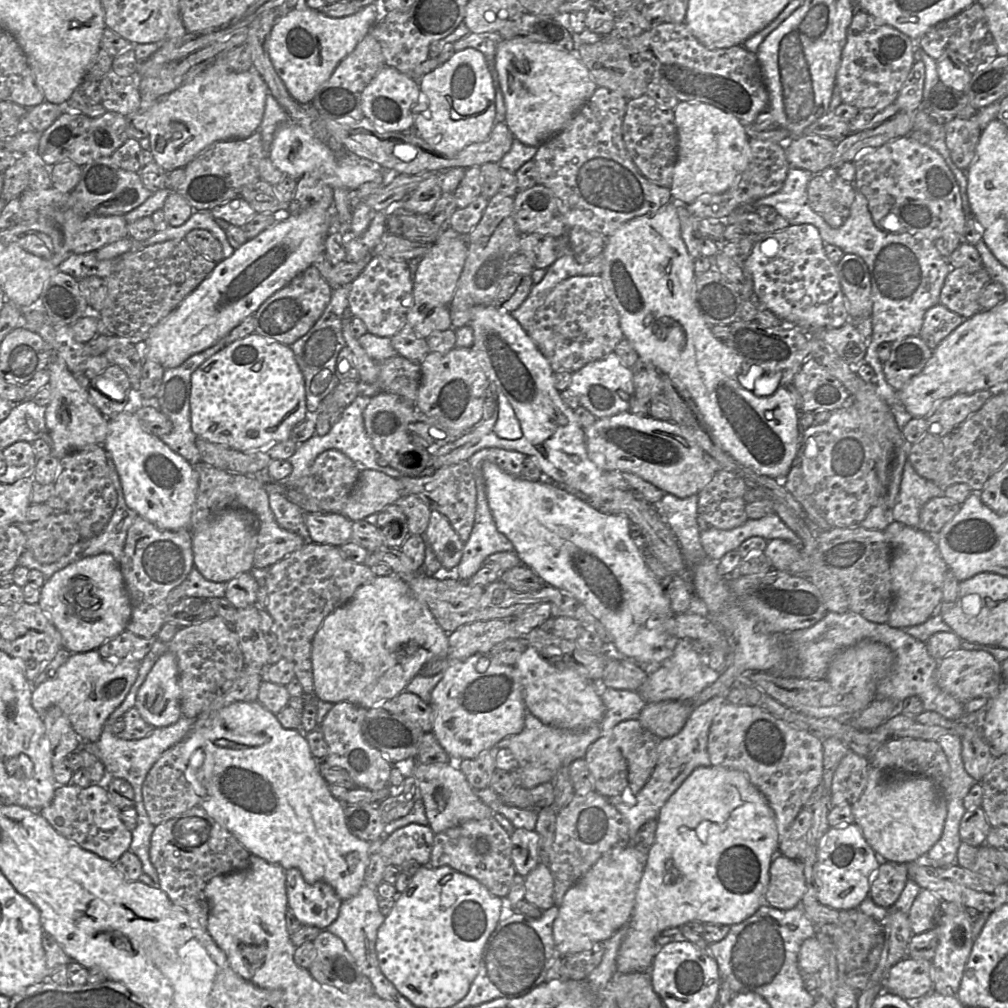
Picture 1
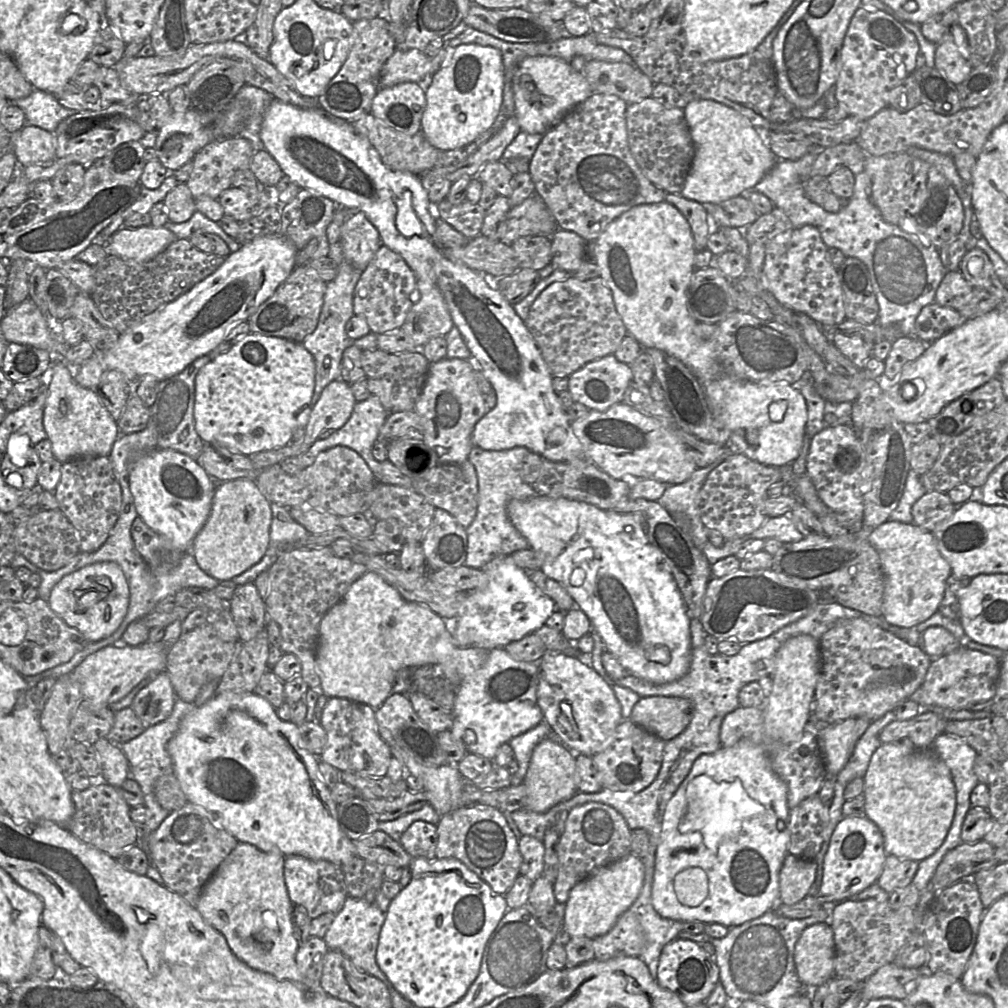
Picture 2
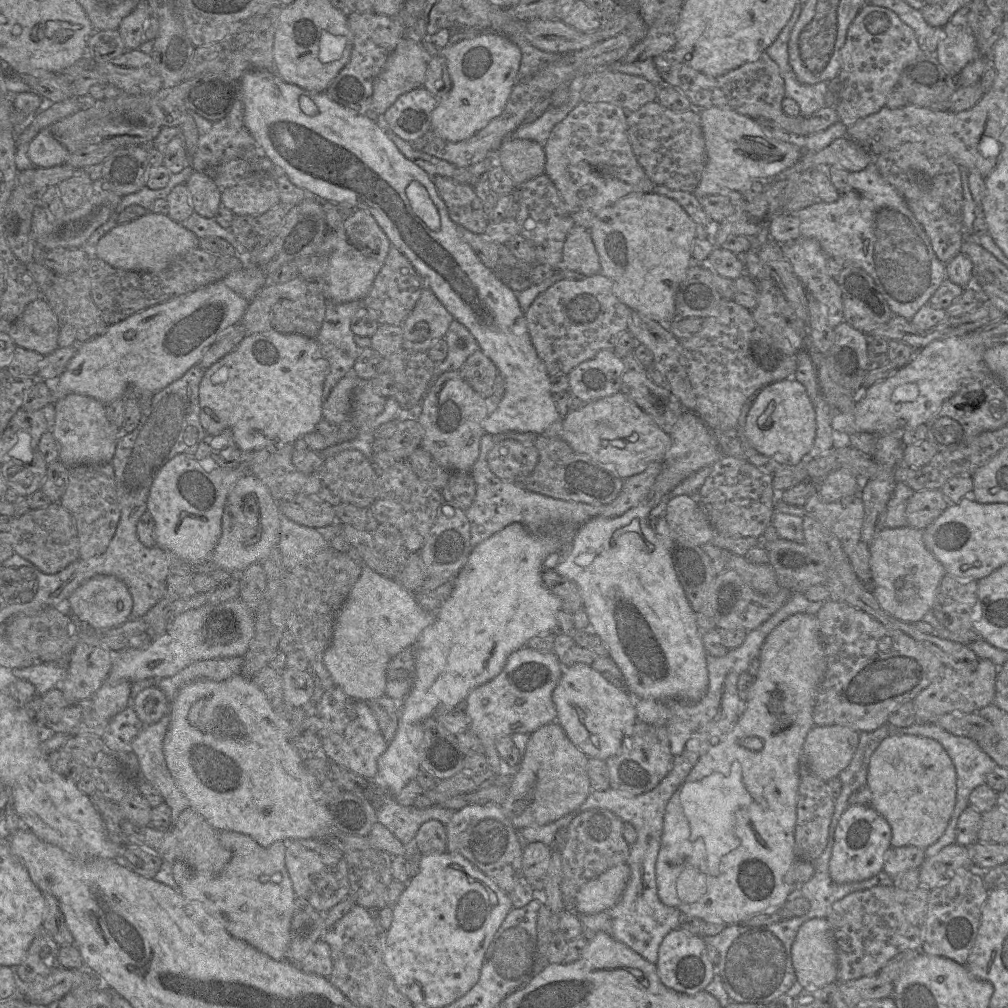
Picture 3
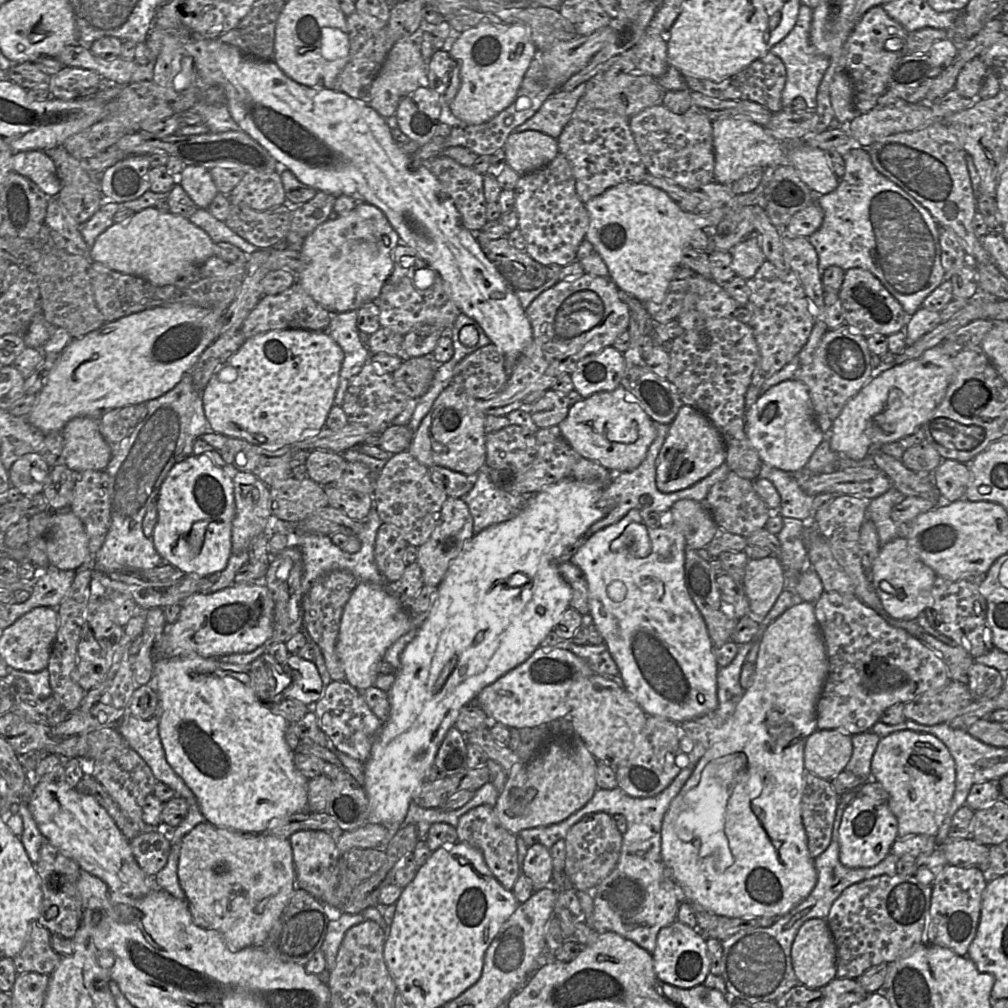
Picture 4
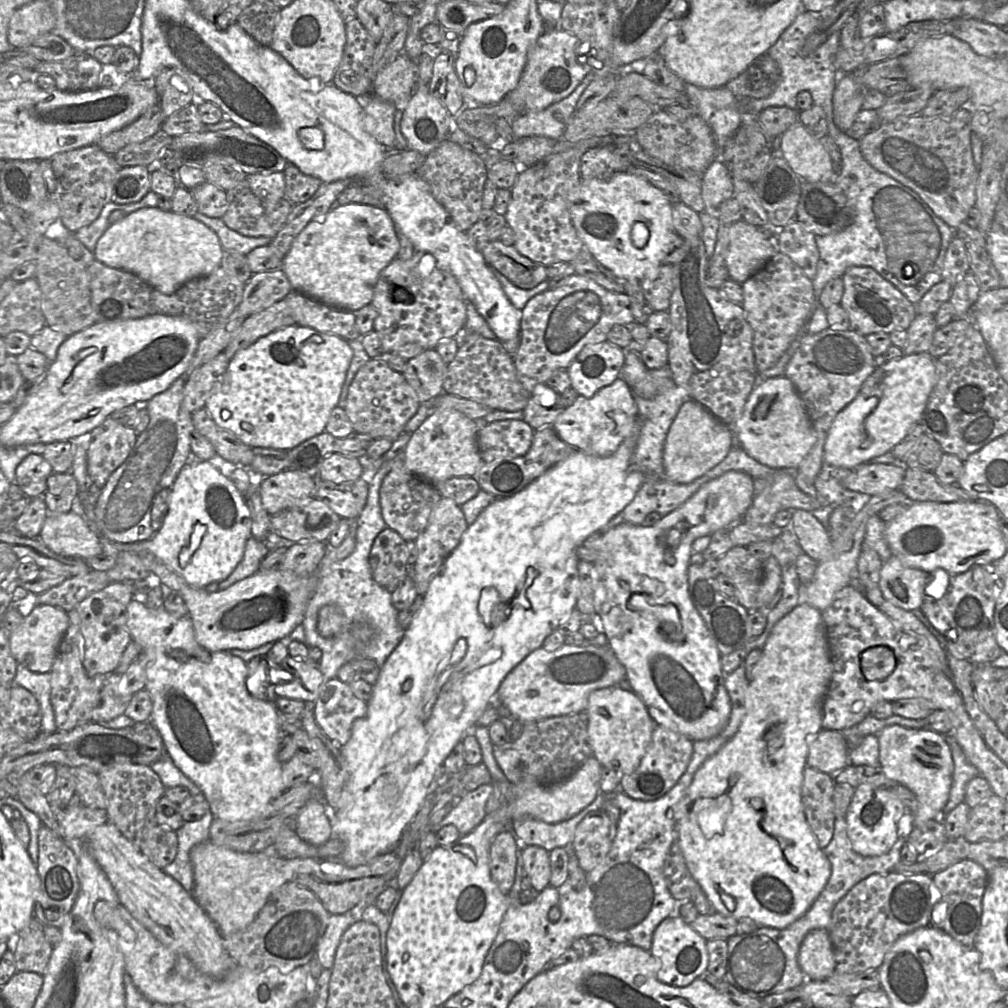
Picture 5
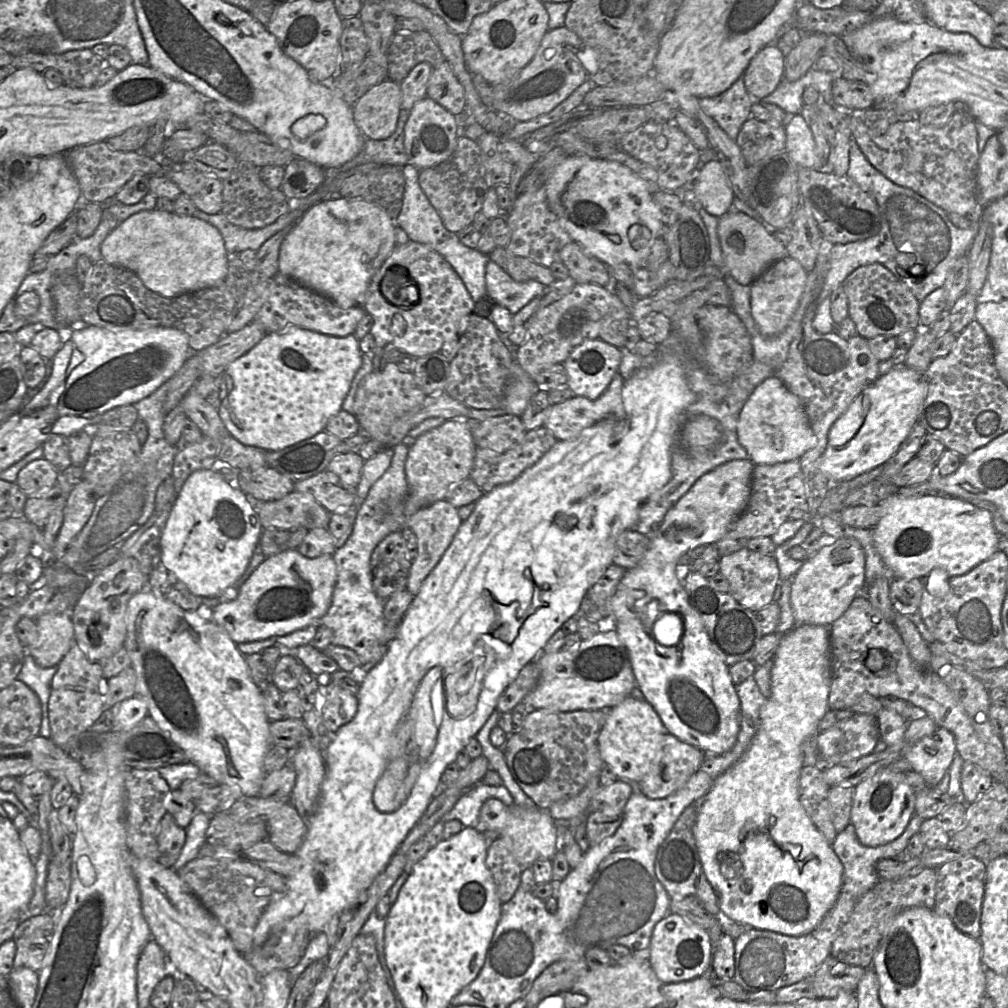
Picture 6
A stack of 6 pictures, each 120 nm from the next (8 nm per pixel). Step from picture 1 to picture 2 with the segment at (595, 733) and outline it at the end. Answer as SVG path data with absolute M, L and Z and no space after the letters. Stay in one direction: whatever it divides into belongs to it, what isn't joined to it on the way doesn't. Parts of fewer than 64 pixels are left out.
M542 722L508 742L514 751L515 760L518 762L517 772L511 775L511 785L517 786L523 783L534 748L549 737L554 737L552 731L545 722Z

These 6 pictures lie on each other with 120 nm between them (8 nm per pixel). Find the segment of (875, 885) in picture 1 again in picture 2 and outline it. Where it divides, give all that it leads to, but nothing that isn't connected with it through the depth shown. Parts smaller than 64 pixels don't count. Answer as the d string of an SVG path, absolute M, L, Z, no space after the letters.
M887 855L883 870L876 882L885 892L891 894L912 883L918 866L918 861Z

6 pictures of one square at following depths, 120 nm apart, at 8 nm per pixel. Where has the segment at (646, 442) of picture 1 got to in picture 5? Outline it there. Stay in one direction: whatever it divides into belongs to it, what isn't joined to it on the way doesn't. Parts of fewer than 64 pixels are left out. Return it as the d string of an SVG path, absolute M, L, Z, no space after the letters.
M620 376L611 385L597 391L591 398L579 395L551 426L565 443L576 450L598 457L609 457L633 433L637 421L638 408L633 391Z

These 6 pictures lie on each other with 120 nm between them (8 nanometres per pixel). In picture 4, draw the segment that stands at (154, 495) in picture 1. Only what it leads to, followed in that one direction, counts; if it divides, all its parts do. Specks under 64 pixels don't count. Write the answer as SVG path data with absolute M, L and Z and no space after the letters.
M190 455L177 462L163 481L156 500L158 521L154 528L152 541L156 551L164 561L176 566L185 574L207 577L222 572L232 554L231 532L235 516L234 483L223 471L205 455Z

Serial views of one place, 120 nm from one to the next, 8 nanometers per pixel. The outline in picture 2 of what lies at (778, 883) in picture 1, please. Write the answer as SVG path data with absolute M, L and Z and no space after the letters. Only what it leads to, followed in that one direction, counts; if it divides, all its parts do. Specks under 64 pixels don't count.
M788 853L779 872L778 903L793 905L809 895L816 871L814 860L804 860Z

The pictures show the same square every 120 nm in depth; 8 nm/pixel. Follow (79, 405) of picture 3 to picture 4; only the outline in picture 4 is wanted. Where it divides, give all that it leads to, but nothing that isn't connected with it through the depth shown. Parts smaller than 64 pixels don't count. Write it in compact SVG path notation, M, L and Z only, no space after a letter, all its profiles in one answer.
M76 417L64 426L61 434L65 465L71 471L106 469L112 453L100 432L99 419Z

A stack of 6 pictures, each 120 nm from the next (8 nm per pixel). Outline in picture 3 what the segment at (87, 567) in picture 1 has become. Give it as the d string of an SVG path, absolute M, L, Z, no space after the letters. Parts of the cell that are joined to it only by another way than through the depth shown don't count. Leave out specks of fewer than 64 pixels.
M96 575L80 585L67 599L72 614L96 629L110 629L130 620L132 596L127 586L112 575Z

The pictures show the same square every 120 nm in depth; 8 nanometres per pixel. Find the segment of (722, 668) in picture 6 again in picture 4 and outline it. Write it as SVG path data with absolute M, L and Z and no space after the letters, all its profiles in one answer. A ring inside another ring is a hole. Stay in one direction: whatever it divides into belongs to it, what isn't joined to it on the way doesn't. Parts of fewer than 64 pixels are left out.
M631 509L617 523L591 535L569 561L585 574L592 624L604 639L626 691L647 716L681 724L717 708L719 667L705 621L685 584L685 537L675 525L668 522L668 516L665 516L665 520L666 524L652 528L646 524L639 510ZM657 583L664 587L664 594L659 600L654 597Z

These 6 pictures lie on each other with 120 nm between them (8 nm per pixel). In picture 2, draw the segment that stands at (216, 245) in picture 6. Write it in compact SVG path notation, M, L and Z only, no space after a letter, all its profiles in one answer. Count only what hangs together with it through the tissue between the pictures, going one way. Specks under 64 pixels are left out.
M144 226L136 229L122 227L111 236L105 247L108 255L145 262L156 257L176 239L165 226Z

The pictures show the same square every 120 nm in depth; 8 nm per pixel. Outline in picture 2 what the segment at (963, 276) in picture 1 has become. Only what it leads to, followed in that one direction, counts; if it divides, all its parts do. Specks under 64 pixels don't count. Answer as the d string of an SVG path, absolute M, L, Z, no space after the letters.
M948 271L936 291L935 303L958 310L969 302L973 289L960 271Z

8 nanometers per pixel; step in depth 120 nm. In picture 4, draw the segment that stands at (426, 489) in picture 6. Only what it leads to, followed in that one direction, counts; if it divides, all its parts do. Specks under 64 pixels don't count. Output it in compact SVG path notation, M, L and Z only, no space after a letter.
M451 383L440 393L422 420L408 451L428 468L442 466L474 477L486 468L485 418L486 415L478 409L478 399L468 395L457 384Z

